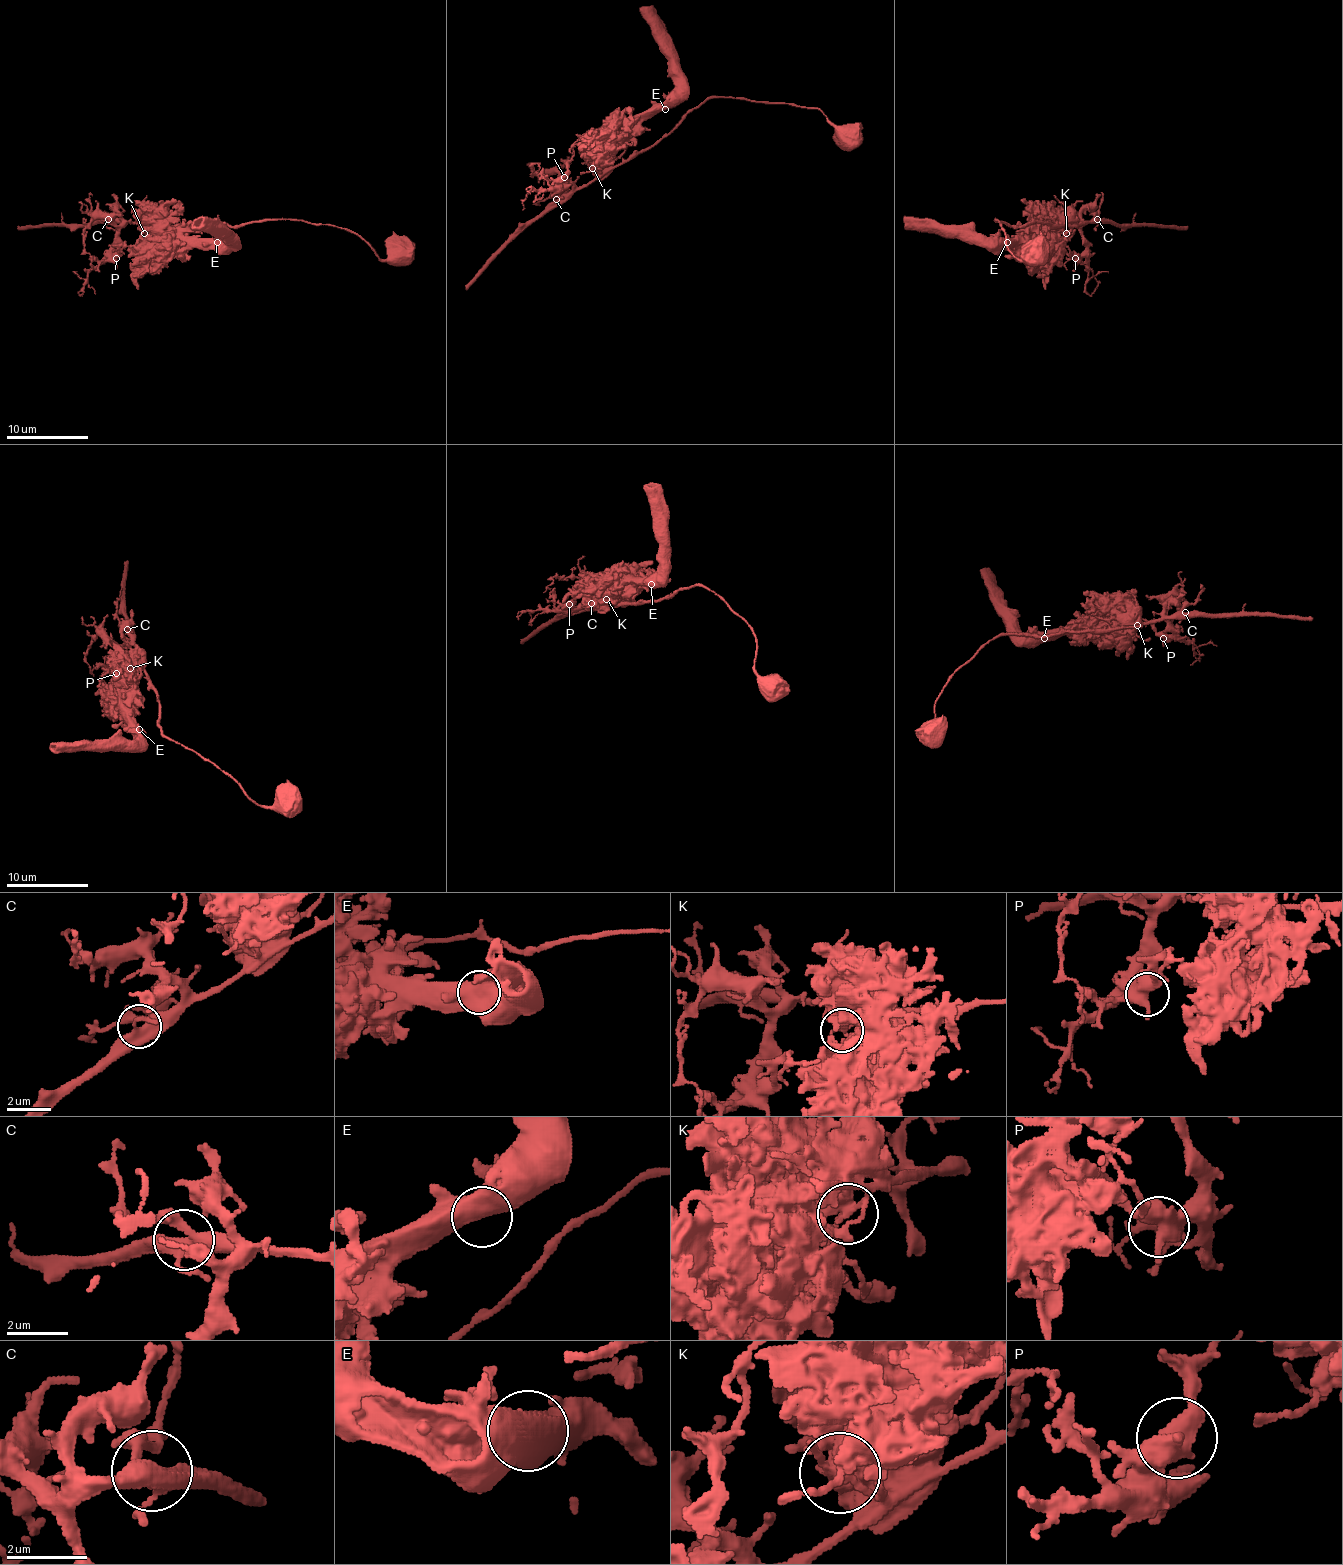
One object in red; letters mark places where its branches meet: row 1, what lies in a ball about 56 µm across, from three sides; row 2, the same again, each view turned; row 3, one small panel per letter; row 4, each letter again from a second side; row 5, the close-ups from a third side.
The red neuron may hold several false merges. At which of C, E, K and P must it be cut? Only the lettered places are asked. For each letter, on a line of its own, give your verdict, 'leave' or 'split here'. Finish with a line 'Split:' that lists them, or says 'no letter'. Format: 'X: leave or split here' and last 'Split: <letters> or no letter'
C: leave
E: leave
K: split here
P: leave
Split: K

